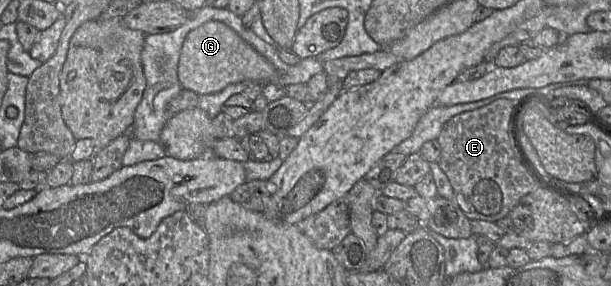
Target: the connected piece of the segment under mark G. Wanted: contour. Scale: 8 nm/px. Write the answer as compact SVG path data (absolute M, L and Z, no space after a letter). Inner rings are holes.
M209 21L191 30L185 37L178 62L178 80L182 88L198 95L212 94L240 82L280 84L280 72L233 29L220 21Z

